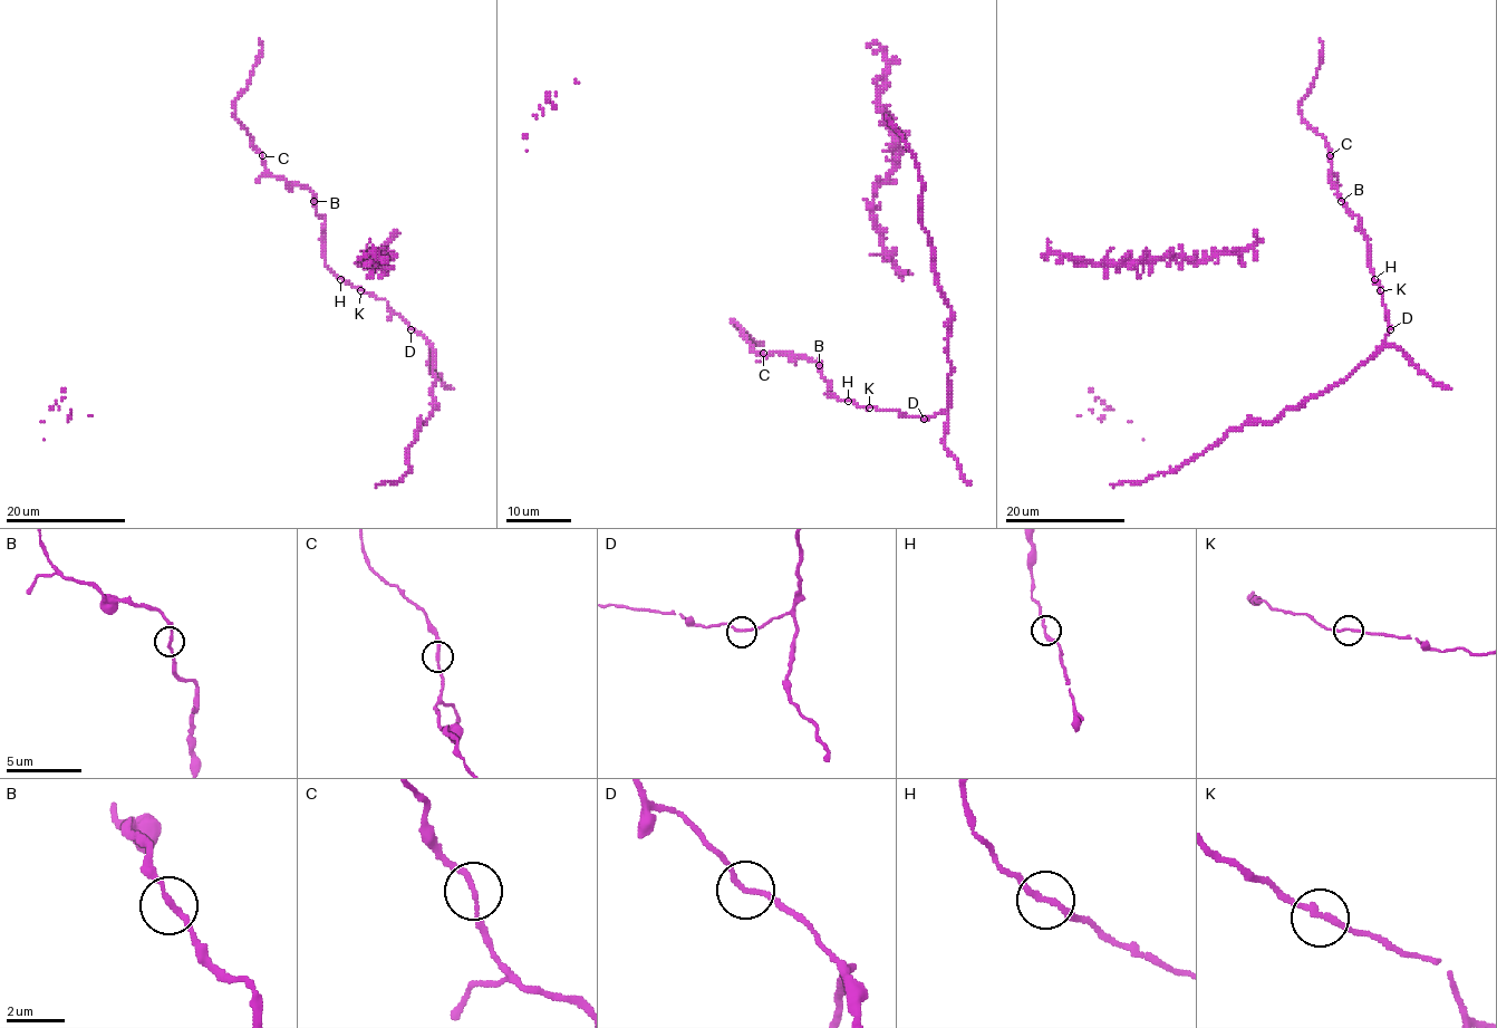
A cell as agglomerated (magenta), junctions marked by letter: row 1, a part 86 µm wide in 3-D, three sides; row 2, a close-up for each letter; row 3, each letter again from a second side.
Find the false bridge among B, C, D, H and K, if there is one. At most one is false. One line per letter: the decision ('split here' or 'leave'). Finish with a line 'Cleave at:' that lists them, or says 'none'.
B: leave
C: leave
D: leave
H: leave
K: leave
Cleave at: none

